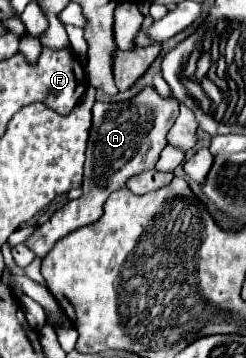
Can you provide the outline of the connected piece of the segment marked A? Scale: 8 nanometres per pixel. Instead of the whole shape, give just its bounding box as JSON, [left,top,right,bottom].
[25,85,179,257]

